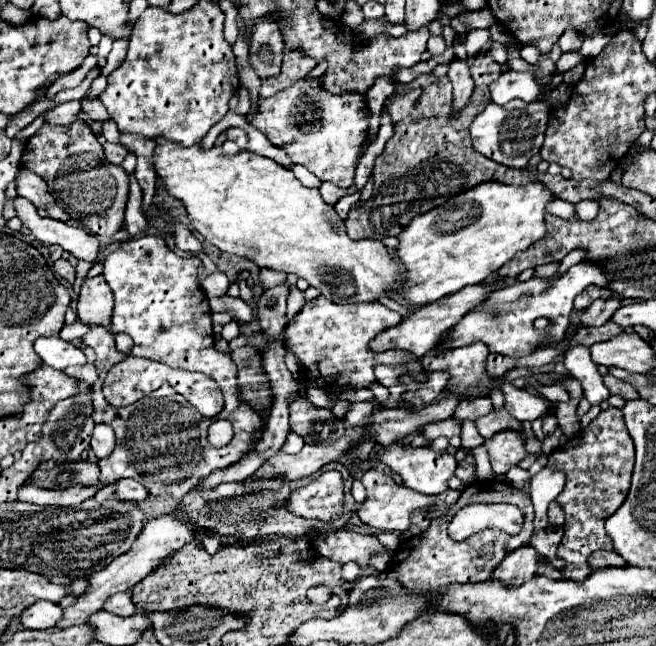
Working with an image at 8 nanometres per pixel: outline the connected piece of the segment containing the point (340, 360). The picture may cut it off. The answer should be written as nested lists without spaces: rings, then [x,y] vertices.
[[[318,296],[314,300],[308,300],[304,308],[292,320],[288,320],[288,328],[284,328],[284,348],[296,354],[306,378],[316,378],[310,380],[310,384],[324,392],[338,392],[338,388],[368,388],[376,382],[376,366],[384,364],[396,368],[406,358],[414,358],[412,352],[404,350],[372,352],[368,348],[372,338],[388,328],[398,326],[400,320],[402,316],[398,312],[392,312],[380,302],[344,306]]]

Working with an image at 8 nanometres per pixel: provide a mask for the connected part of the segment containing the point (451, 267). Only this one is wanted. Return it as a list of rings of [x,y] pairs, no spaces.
[[[484,182],[476,188],[454,196],[450,202],[416,216],[398,236],[398,256],[404,262],[406,284],[404,298],[424,306],[442,296],[454,294],[470,284],[480,284],[512,260],[516,252],[546,236],[546,206],[554,200],[552,192],[540,182],[510,186]]]

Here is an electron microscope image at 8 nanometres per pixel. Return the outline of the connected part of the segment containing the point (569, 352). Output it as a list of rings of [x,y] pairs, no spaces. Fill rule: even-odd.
[[[574,344],[566,348],[564,352],[564,366],[566,370],[582,384],[584,396],[590,404],[600,404],[610,396],[608,388],[602,382],[600,372],[596,370],[596,364],[590,358],[590,348],[582,344]]]

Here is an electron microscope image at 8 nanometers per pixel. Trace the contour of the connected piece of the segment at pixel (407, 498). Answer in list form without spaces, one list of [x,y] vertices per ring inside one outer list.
[[[368,470],[364,474],[364,486],[366,486],[366,500],[358,506],[358,516],[364,524],[370,524],[378,530],[398,530],[398,532],[406,532],[410,528],[410,520],[412,520],[412,514],[414,512],[424,512],[428,518],[440,518],[444,516],[454,504],[456,500],[460,498],[462,492],[458,490],[444,490],[440,494],[434,494],[434,496],[426,496],[426,494],[420,494],[420,492],[414,492],[412,488],[408,486],[402,486],[402,484],[396,484],[392,478],[388,478],[384,472],[378,472],[378,470]]]

